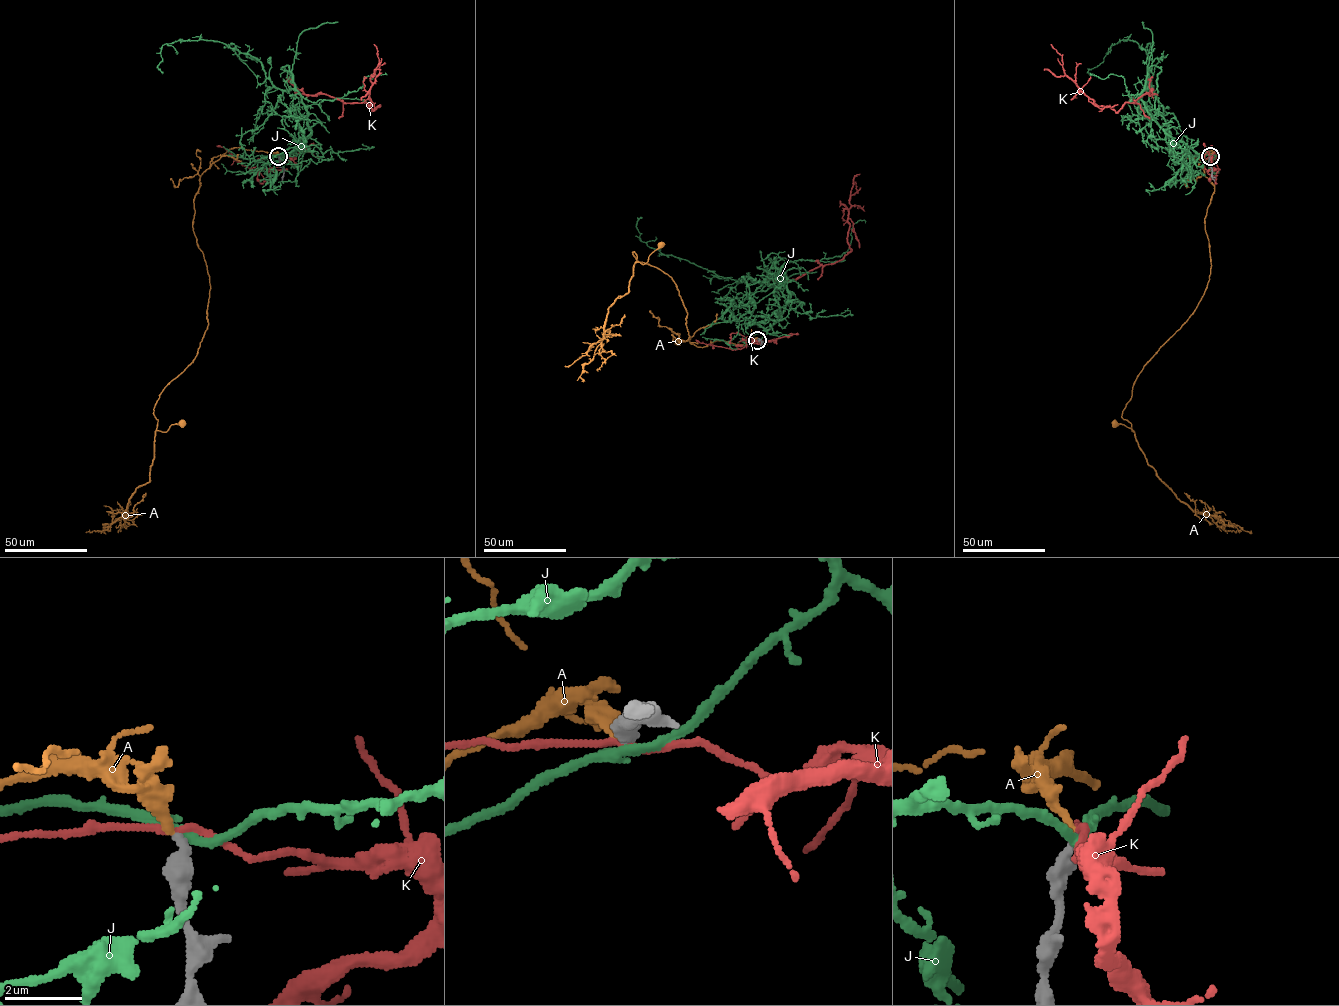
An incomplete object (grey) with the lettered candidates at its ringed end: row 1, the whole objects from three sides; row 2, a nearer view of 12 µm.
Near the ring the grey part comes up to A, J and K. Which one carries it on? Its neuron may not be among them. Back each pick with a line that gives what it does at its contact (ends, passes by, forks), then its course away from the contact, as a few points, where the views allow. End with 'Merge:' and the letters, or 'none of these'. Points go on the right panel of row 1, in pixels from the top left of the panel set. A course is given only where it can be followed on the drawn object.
A: it ends there; it runs (1210, 156), (1211, 148), (1217, 155), (1204, 219), (1207, 288), (1136, 378), (1121, 417), (1134, 432), (1115, 424)
Merge: A

